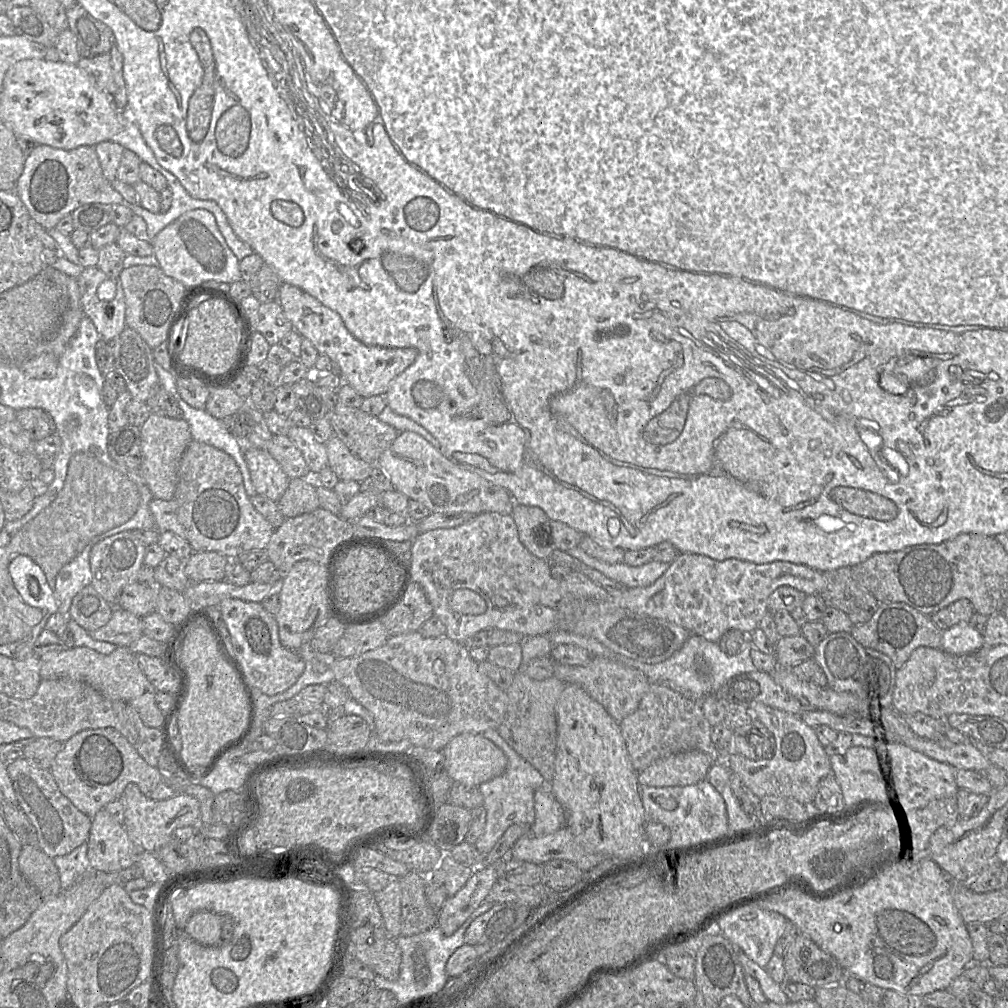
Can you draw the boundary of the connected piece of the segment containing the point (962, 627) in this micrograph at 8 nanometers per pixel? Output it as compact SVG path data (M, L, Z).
M960 622L943 631L941 649L950 654L969 654L983 646L983 635L970 626L968 622Z

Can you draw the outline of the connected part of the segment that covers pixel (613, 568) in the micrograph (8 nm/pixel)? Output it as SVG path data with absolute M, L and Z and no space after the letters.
M579 546L568 550L567 553L626 588L646 587L653 584L671 564L654 560L640 566L629 566L623 562L609 564L589 556Z

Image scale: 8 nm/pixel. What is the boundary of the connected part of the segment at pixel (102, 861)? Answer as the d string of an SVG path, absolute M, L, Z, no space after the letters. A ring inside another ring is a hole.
M104 808L100 809L92 818L91 828L87 839L87 848L87 857L90 868L104 872L114 872L125 869L131 866L138 859L139 852L149 852L139 850L129 838L124 825L116 822L110 813L107 812Z

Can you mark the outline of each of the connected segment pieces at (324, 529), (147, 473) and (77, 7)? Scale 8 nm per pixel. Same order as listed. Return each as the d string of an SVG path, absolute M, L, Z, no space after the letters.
M318 509L296 517L285 518L274 530L266 547L268 560L284 575L292 566L302 560L310 560L323 565L329 560L332 551L344 541L355 536L353 523L343 520L330 511Z
M152 412L139 429L142 448L140 474L153 498L172 500L176 491L179 462L192 440L189 425L182 418L174 419Z
M75 3L66 9L68 29L76 37L81 57L94 57L109 53L114 46L112 30L94 18L82 5Z

